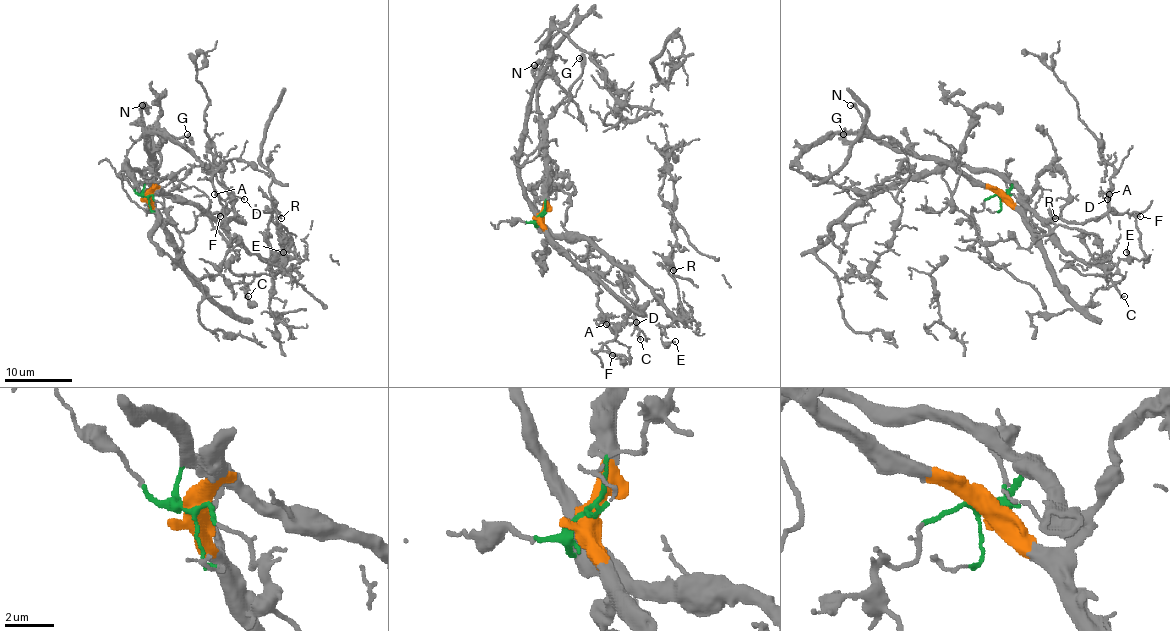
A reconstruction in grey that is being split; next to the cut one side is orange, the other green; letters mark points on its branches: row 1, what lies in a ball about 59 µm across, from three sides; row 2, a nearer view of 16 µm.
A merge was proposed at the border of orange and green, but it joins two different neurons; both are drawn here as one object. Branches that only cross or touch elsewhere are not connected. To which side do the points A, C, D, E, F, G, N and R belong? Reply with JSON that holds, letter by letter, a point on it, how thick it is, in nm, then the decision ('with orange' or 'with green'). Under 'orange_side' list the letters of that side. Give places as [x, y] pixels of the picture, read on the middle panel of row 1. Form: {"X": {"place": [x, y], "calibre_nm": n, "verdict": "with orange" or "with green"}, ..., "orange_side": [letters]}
{"A": {"place": [606, 324], "calibre_nm": 140, "verdict": "with green"}, "C": {"place": [640, 339], "calibre_nm": 180, "verdict": "with green"}, "D": {"place": [636, 322], "calibre_nm": 90, "verdict": "with green"}, "E": {"place": [675, 341], "calibre_nm": 140, "verdict": "with green"}, "F": {"place": [612, 355], "calibre_nm": 140, "verdict": "with green"}, "G": {"place": [579, 58], "calibre_nm": 360, "verdict": "with orange"}, "N": {"place": [534, 65], "calibre_nm": 240, "verdict": "with orange"}, "R": {"place": [673, 270], "calibre_nm": 110, "verdict": "with green"}, "orange_side": ["G", "N"]}

